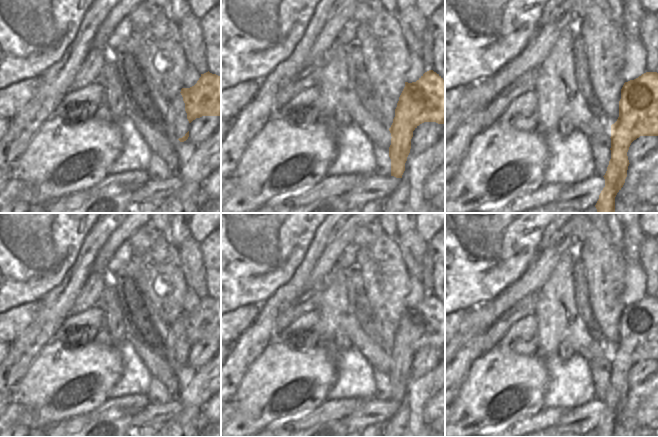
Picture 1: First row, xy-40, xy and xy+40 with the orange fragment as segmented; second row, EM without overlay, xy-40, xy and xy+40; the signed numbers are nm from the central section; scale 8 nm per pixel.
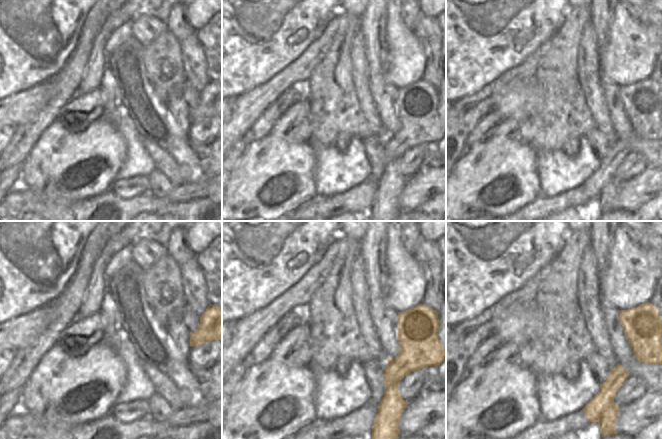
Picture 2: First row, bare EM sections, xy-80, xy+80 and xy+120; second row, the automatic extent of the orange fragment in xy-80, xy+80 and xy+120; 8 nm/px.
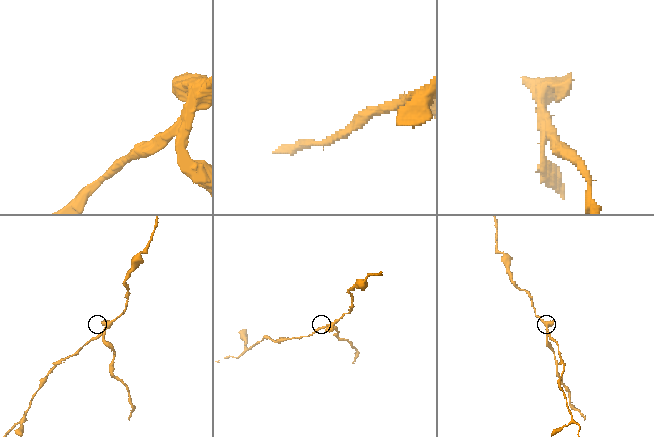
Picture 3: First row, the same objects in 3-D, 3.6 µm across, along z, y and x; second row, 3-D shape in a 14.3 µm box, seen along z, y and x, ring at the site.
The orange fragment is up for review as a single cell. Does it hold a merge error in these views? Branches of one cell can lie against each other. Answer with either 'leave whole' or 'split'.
split

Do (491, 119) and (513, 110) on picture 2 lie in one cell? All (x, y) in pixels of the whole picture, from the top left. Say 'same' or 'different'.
different

